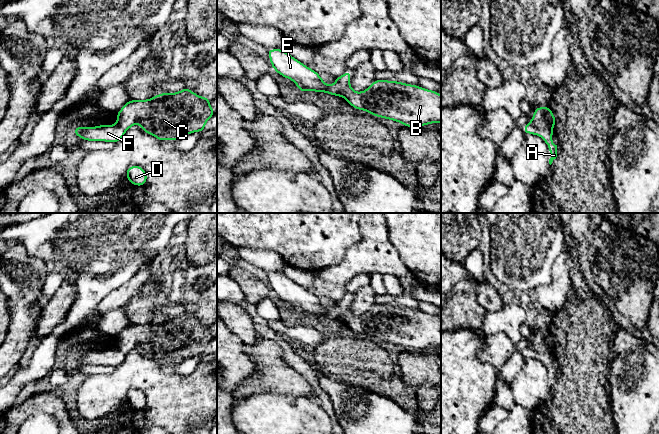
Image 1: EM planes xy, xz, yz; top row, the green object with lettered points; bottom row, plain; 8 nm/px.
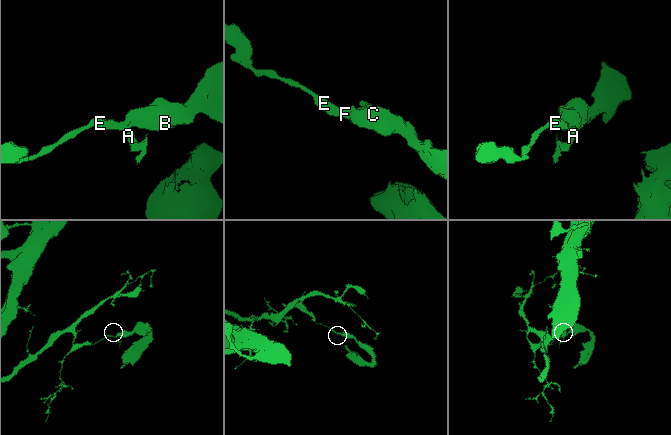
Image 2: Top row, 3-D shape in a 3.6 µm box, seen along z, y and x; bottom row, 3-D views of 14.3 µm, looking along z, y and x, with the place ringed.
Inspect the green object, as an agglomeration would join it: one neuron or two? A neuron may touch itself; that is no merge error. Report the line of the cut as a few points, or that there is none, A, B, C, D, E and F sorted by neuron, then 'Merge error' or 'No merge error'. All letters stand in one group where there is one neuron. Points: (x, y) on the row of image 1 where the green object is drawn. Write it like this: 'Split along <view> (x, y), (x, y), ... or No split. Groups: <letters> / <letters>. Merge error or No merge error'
Split along yz (529, 122), (552, 132). Groups: A D E F / B C. Merge error

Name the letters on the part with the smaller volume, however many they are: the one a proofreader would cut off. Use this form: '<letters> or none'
B, C

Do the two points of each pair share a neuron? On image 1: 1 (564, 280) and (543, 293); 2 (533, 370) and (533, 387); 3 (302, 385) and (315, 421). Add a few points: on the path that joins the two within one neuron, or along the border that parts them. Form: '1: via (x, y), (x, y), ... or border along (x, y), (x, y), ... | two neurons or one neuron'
1: via (559, 285), (551, 293), (548, 293) | one neuron
2: via (533, 374), (533, 383) | one neuron
3: border along (283, 393), (312, 398) | two neurons

